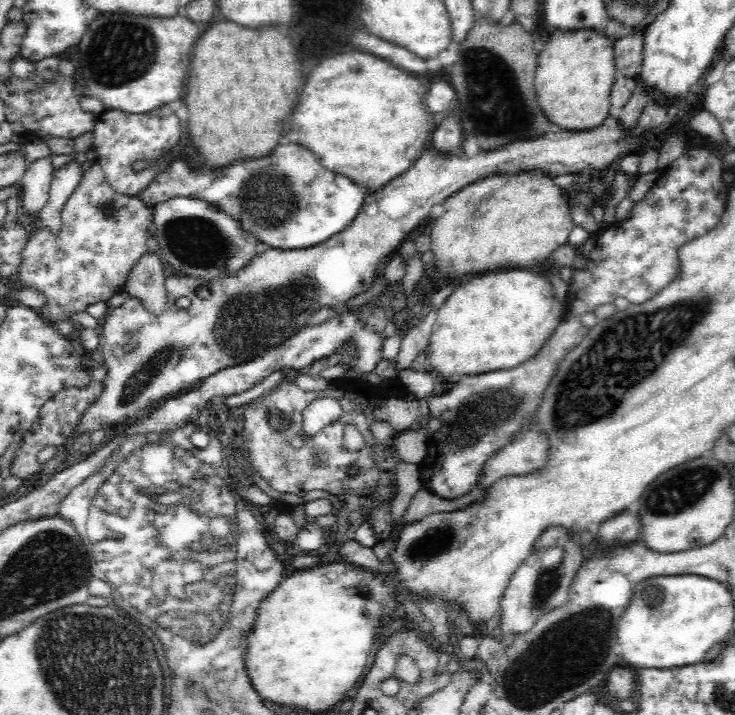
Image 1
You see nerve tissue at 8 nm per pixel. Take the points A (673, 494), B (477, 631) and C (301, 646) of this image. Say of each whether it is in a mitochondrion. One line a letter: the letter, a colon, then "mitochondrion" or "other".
A: mitochondrion
B: other
C: other

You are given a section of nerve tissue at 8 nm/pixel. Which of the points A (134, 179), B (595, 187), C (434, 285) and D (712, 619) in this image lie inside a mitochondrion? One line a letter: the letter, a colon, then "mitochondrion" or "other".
A: other
B: mitochondrion
C: other
D: other

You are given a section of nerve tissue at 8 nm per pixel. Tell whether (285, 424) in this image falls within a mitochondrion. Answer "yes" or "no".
yes

